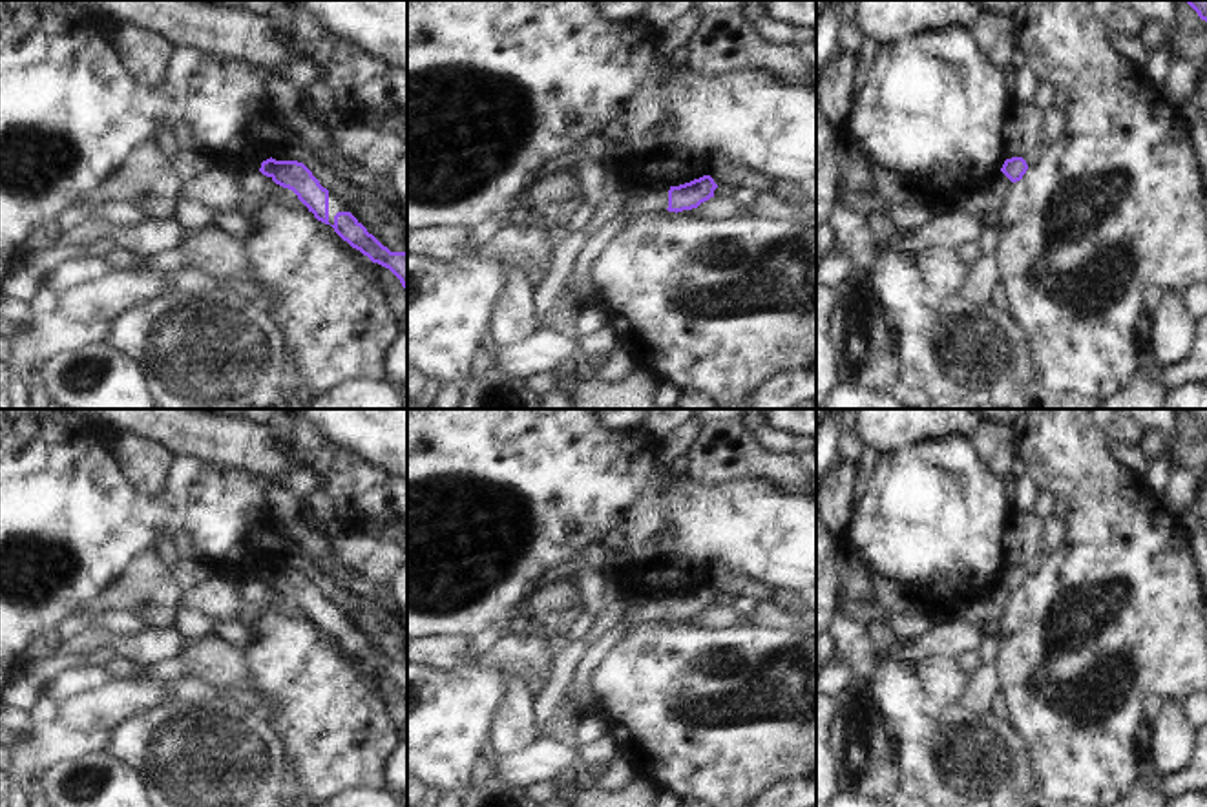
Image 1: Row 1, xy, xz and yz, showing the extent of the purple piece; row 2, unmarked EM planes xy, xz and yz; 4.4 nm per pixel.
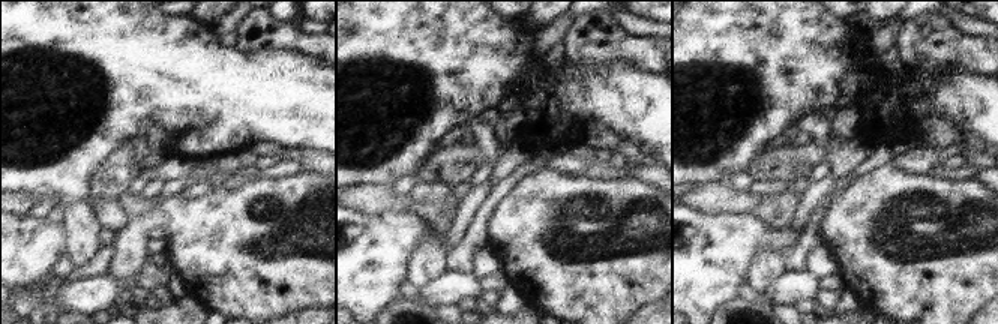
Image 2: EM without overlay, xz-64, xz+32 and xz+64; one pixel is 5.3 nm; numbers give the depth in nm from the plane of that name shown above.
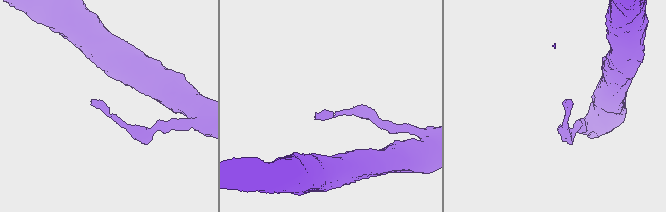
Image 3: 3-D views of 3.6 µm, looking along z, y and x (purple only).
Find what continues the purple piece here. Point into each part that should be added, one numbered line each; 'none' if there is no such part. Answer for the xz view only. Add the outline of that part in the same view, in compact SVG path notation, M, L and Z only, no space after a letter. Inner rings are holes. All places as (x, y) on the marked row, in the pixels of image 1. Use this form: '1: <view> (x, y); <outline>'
1: xz (649, 199); M641 186L635 194L624 199L621 214L634 219L666 210L668 190L670 186Z

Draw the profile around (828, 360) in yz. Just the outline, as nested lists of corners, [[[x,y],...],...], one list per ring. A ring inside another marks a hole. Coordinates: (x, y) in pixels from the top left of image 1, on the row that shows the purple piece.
[[[816,325],[816,407],[842,383],[840,354],[827,327]]]

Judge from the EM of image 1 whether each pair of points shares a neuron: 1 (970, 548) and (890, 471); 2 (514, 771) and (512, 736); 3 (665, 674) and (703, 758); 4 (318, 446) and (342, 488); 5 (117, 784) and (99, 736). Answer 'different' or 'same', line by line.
1: same
2: different
3: same
4: same
5: different

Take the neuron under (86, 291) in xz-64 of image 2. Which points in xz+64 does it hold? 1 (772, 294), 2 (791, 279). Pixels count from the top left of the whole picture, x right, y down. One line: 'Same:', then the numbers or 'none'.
Same: 1, 2

